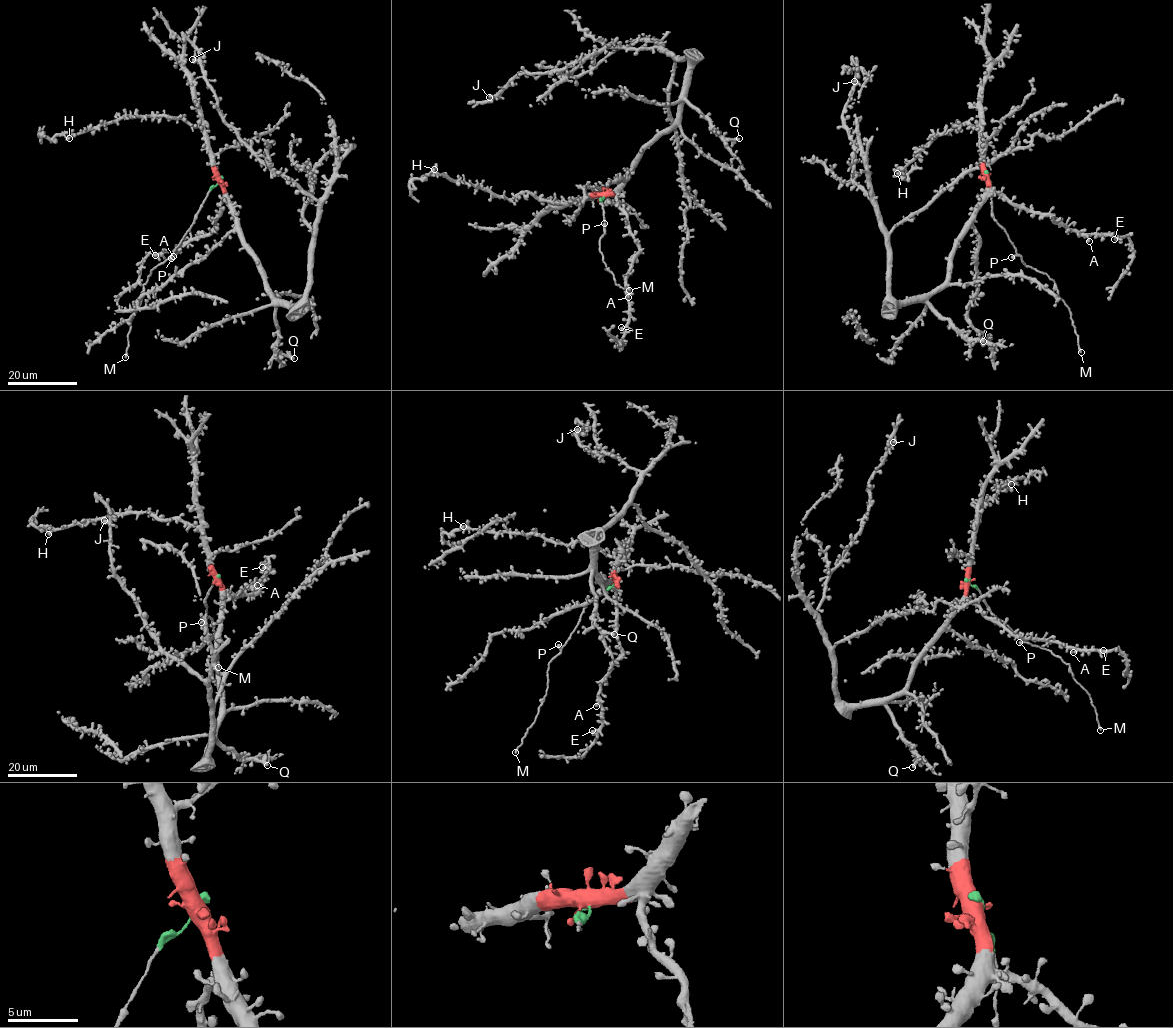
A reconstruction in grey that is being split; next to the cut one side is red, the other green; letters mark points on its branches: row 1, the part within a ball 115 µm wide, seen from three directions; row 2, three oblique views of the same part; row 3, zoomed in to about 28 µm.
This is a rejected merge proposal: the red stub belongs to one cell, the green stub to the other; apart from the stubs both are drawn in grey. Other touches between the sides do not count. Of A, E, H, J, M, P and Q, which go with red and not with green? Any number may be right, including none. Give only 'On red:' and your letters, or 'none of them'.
On red: A, E, H, J, Q

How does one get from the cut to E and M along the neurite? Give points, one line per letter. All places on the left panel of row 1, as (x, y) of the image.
E: (219, 179), (224, 197), (219, 206), (220, 212), (214, 219), (214, 230), (174, 250), (154, 255)
M: (219, 179), (171, 256), (150, 270), (142, 300), (131, 319), (126, 358)

